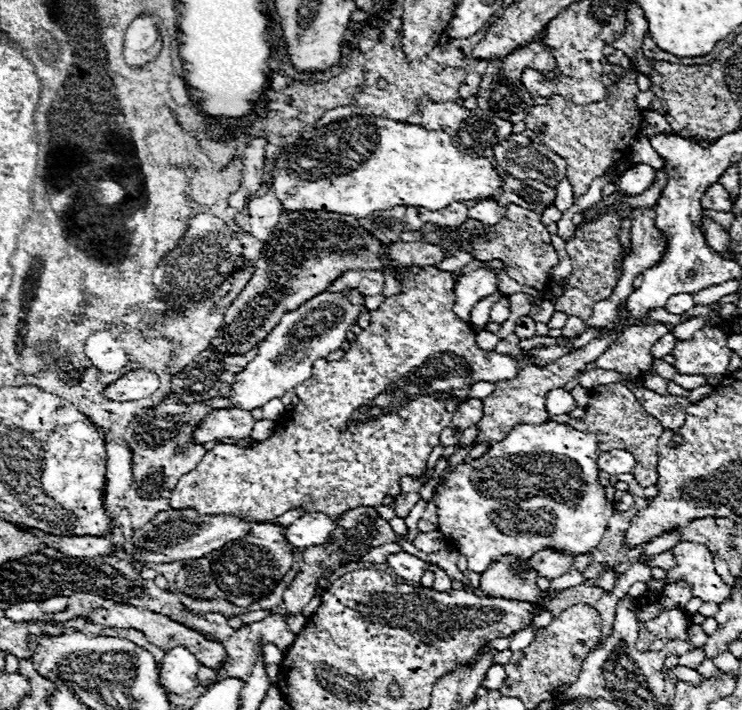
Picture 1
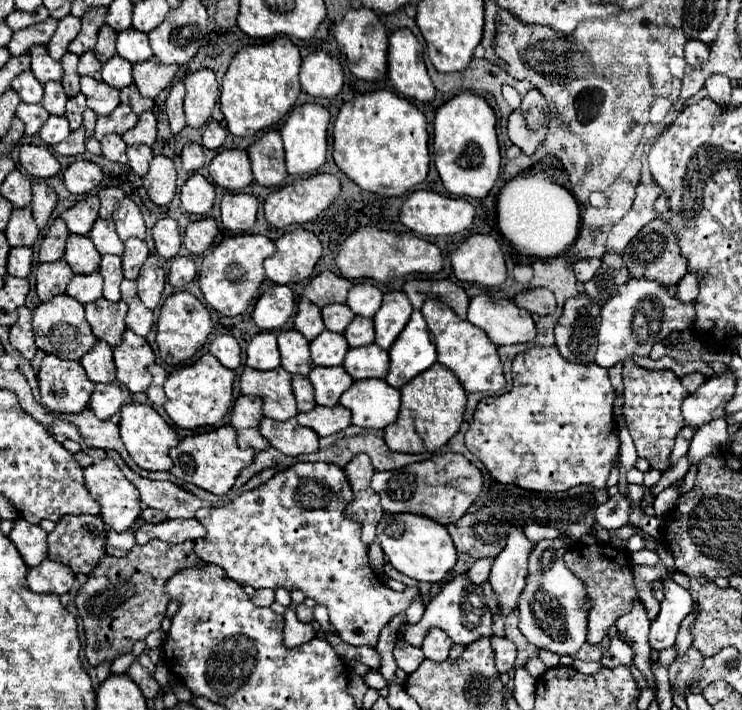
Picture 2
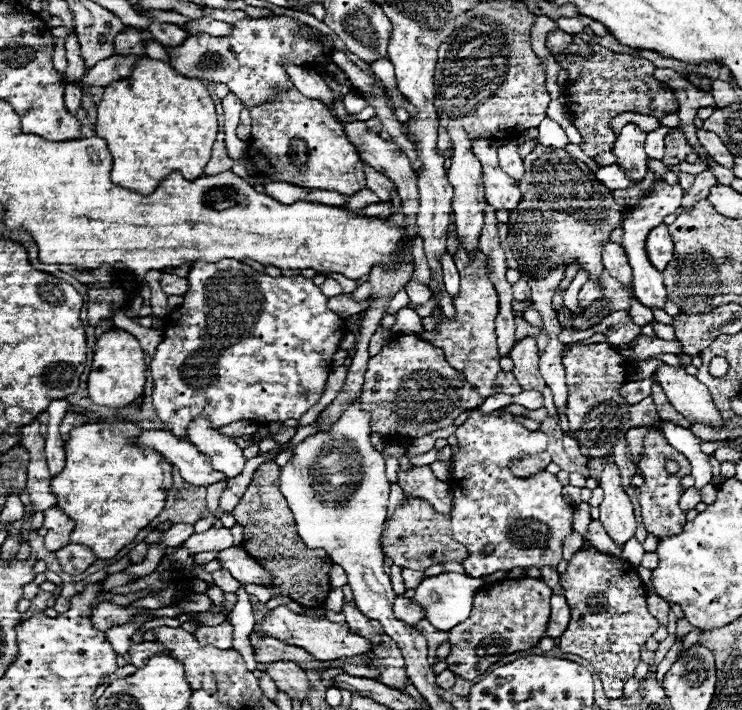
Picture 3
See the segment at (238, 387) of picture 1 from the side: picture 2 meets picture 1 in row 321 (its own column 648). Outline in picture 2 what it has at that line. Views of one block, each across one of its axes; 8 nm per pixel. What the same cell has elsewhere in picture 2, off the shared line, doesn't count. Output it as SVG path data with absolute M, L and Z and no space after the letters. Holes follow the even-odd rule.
M628 280L618 288L602 308L602 322L598 328L596 364L610 368L626 358L648 356L658 340L664 340L672 330L690 328L694 322L694 304L680 304L674 294L650 280Z

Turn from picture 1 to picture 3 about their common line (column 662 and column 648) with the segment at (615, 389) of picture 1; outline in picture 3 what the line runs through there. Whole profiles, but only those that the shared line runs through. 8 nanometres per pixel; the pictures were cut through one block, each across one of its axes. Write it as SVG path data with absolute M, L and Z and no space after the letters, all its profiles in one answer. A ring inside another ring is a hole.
M660 420L656 426L650 426L650 428L634 428L634 430L628 430L628 432L626 432L626 440L628 440L628 446L630 446L630 450L632 450L632 460L634 460L634 464L636 464L638 458L640 458L644 436L646 436L650 430L660 430L660 424L662 424L662 420Z

